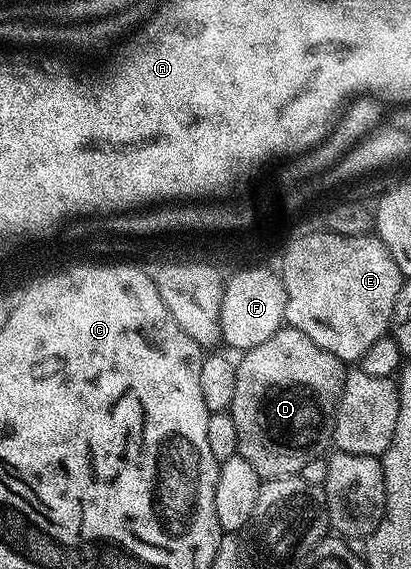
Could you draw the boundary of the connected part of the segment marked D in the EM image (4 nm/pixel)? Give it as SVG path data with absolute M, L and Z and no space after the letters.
M289 324L237 359L236 392L228 413L236 424L238 454L256 468L259 478L301 475L308 460L321 458L331 449L334 417L347 373L332 352Z

